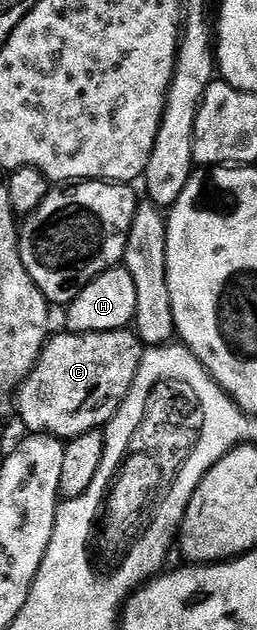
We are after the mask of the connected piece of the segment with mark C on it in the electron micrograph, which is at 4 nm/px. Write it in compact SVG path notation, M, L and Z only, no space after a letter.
M66 329L62 333L63 335L51 334L47 338L46 346L38 355L37 365L18 389L16 412L27 427L27 432L54 435L58 439L69 441L89 431L105 428L113 419L124 397L128 397L132 389L132 381L136 381L144 344L130 329L108 332L74 332Z

